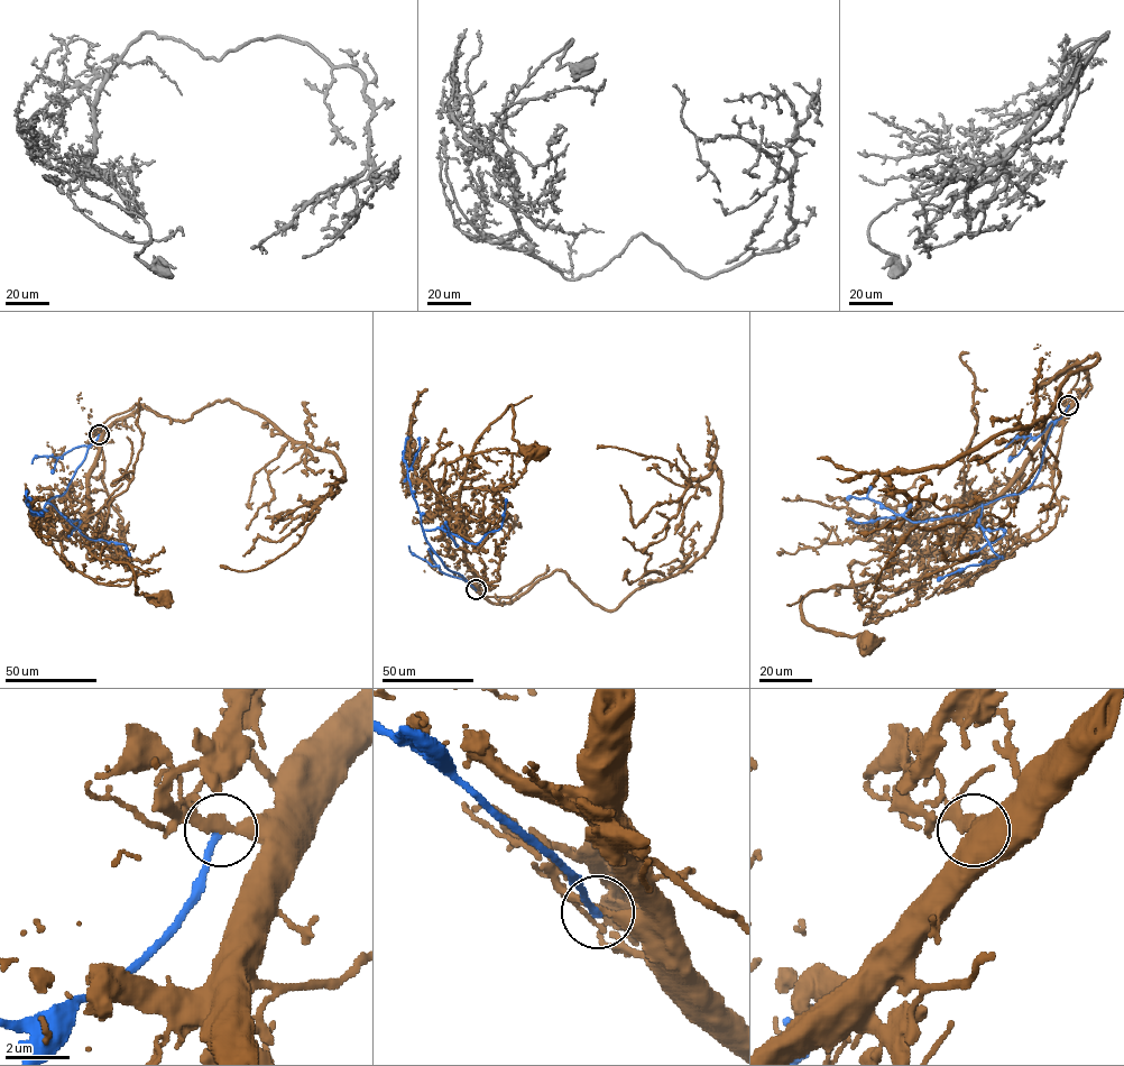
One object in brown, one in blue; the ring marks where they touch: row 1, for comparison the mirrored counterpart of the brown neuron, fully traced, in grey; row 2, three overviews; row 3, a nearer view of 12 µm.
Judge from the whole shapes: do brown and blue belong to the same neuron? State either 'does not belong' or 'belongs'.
does not belong

